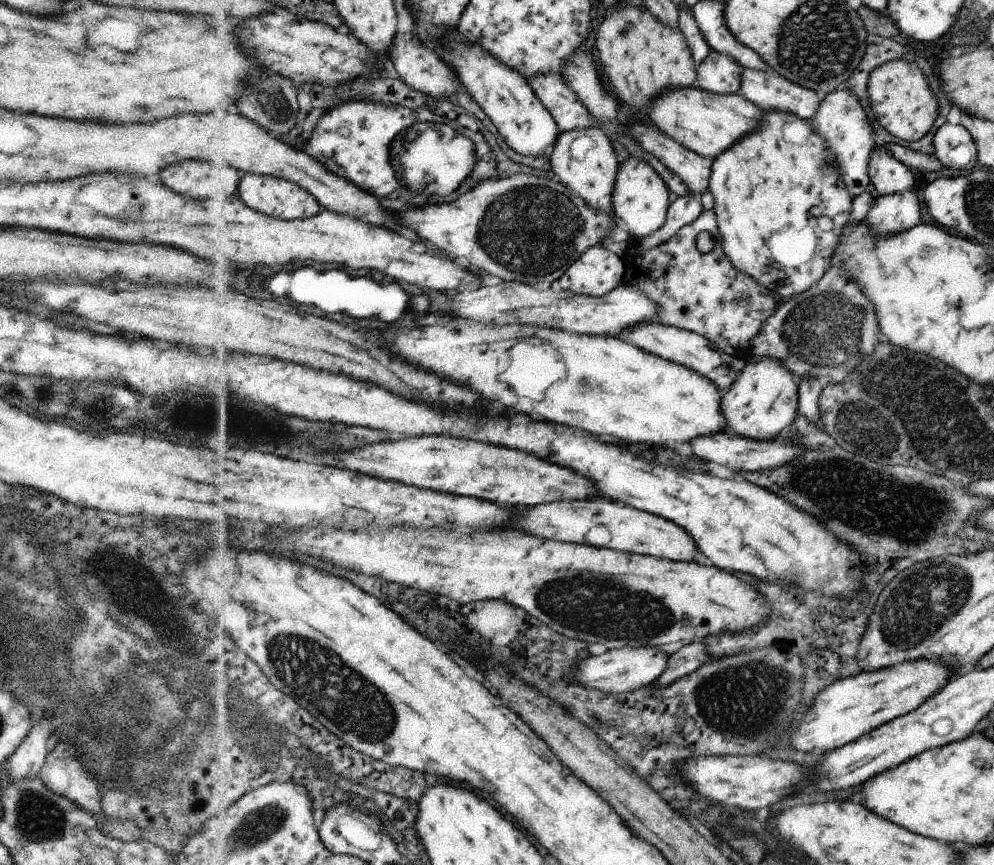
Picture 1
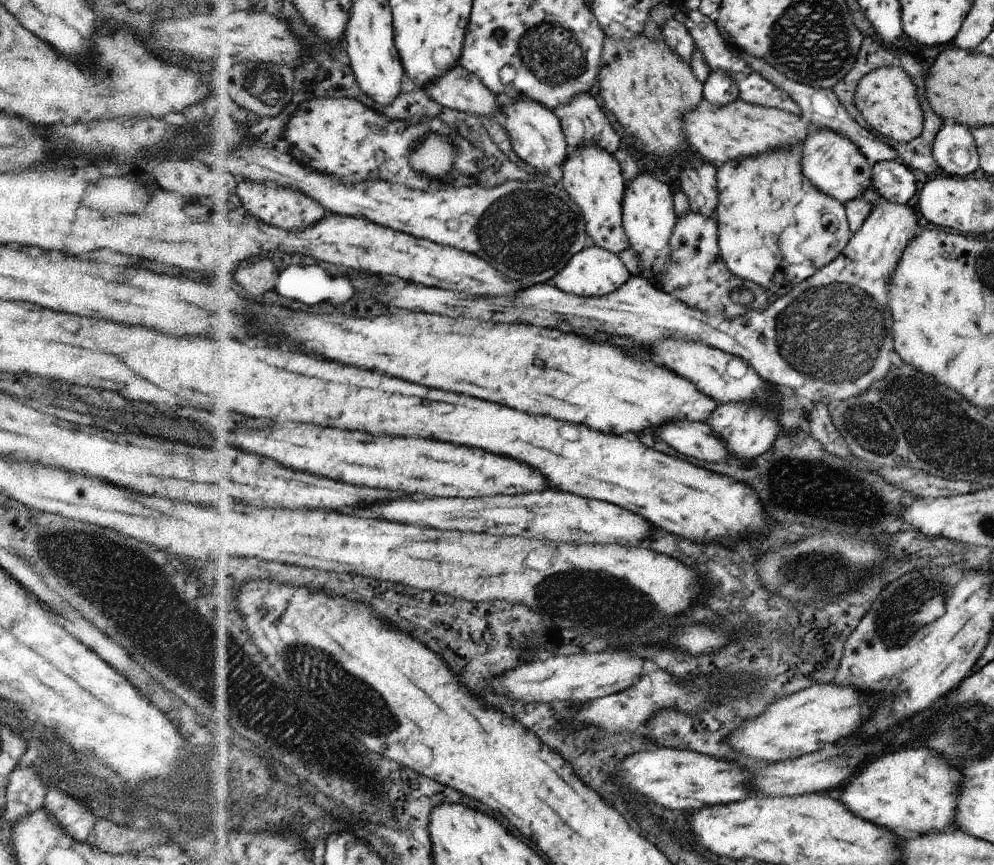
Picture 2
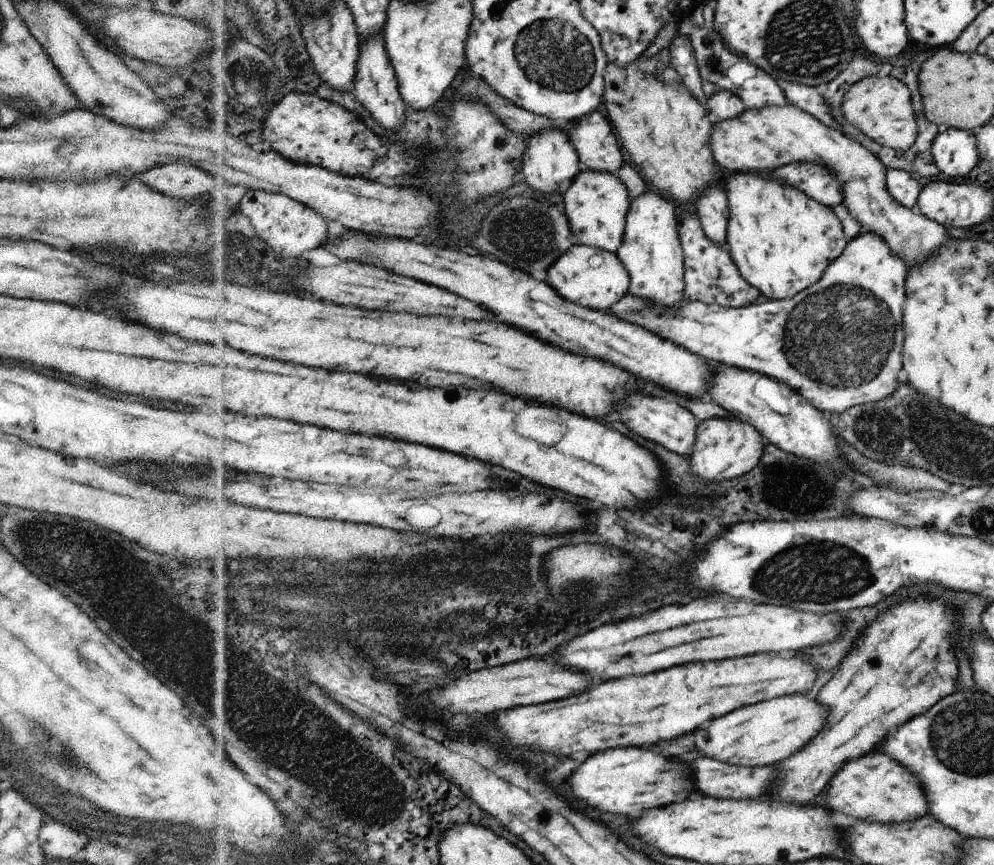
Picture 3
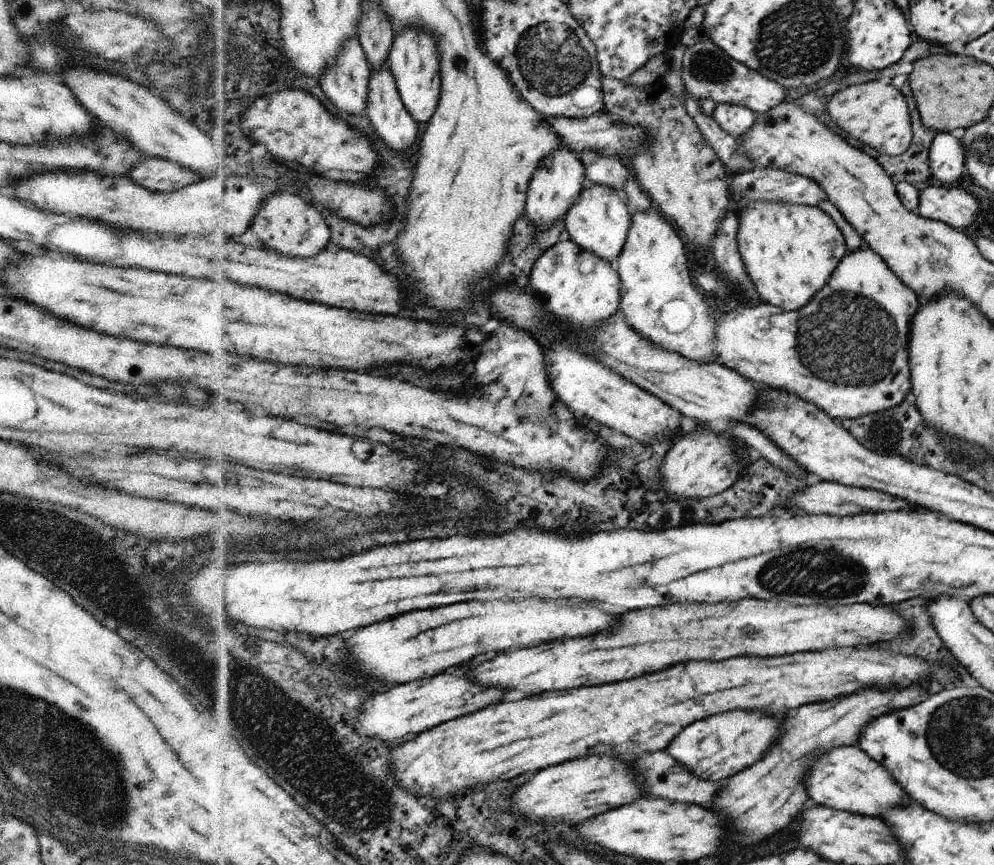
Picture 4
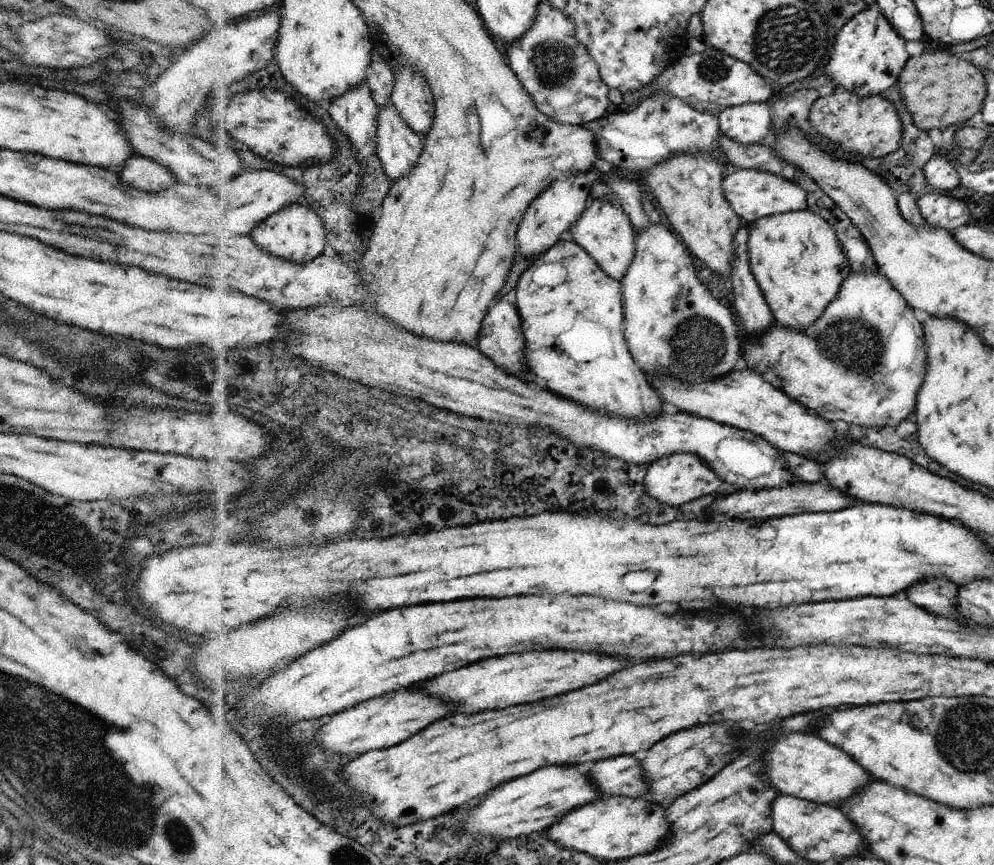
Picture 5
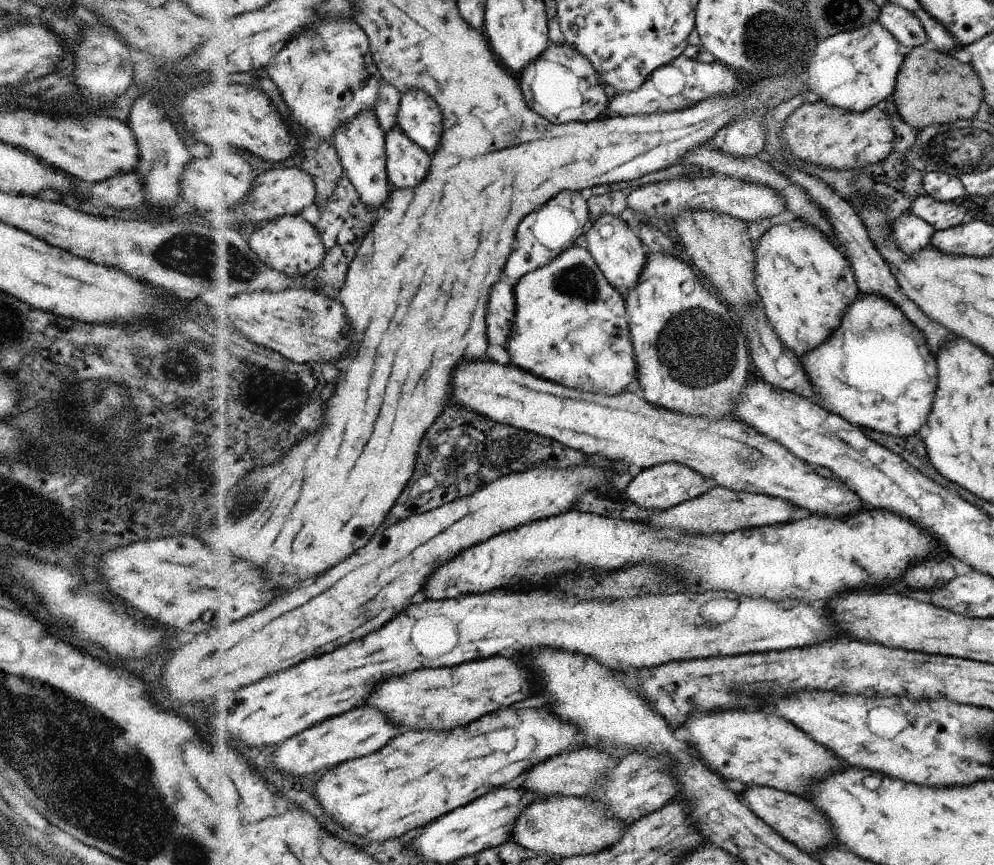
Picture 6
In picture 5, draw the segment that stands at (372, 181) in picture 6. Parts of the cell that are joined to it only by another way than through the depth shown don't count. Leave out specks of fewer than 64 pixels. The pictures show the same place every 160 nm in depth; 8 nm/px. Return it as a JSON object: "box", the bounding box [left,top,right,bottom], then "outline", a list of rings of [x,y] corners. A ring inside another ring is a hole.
{"box":[330,81,379,160],"outline":[[[366,81],[330,104],[332,119],[340,126],[362,159],[372,160],[377,154],[379,105]]]}

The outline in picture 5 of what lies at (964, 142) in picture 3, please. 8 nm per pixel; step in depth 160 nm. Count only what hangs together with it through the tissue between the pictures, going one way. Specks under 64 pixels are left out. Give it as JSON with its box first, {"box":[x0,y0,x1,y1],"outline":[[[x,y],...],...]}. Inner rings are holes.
{"box":[922,150,961,192],"outline":[[[936,150],[930,153],[922,172],[924,172],[927,184],[933,186],[936,191],[948,192],[948,190],[954,190],[961,183],[956,168],[945,159],[944,155],[936,153]]]}

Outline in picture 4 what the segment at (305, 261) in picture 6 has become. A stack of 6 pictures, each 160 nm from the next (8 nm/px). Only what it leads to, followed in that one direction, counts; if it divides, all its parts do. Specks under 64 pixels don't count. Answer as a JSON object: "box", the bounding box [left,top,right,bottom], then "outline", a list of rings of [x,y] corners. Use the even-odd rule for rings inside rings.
{"box":[251,188,333,257],"outline":[[[284,188],[274,190],[274,194],[264,201],[251,232],[251,239],[256,243],[293,257],[316,256],[326,251],[333,240],[333,232],[324,212],[314,202]]]}

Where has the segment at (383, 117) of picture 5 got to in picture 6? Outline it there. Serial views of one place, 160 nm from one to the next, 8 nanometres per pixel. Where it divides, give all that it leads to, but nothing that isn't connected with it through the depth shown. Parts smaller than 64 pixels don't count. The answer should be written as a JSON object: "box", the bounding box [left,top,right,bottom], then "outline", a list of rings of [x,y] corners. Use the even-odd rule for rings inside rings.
{"box":[387,125,432,188],"outline":[[[400,125],[387,131],[387,153],[388,174],[394,188],[416,188],[431,171],[432,154]]]}

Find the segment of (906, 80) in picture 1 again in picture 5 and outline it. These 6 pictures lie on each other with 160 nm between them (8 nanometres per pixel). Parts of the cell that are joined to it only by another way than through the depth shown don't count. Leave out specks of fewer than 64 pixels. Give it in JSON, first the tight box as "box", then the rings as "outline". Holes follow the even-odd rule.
{"box":[809,86,903,156],"outline":[[[842,86],[824,97],[818,97],[809,110],[809,121],[822,136],[826,136],[840,144],[851,154],[864,154],[864,156],[888,156],[896,154],[903,140],[903,123],[898,108],[880,94],[860,96]]]}

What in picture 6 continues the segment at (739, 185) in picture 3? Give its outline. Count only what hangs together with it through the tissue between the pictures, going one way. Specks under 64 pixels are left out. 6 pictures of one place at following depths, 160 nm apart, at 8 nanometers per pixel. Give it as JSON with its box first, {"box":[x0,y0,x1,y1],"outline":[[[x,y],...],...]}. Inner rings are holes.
{"box":[755,217,860,358],"outline":[[[794,217],[791,221],[771,226],[757,241],[755,273],[760,306],[779,339],[801,358],[804,353],[821,345],[841,325],[849,304],[860,293],[855,273],[836,242],[802,219]]]}

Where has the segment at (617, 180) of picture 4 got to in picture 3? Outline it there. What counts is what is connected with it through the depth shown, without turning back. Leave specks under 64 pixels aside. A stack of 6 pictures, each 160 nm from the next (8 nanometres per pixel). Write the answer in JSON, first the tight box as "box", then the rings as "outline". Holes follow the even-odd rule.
{"box":[565,109,622,175],"outline":[[[602,109],[593,110],[590,114],[580,117],[575,122],[568,122],[570,128],[565,132],[578,151],[579,162],[583,168],[596,171],[610,171],[615,175],[621,167],[622,150],[614,126],[608,120]]]}

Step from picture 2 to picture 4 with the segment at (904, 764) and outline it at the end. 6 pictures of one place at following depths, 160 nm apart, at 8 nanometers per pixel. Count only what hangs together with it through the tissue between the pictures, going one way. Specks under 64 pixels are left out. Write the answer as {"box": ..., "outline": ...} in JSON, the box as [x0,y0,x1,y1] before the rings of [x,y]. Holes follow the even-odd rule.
{"box":[805,746,907,817],"outline":[[[860,746],[838,747],[819,757],[805,777],[809,798],[823,807],[867,817],[884,817],[906,803],[907,792],[891,772]]]}

